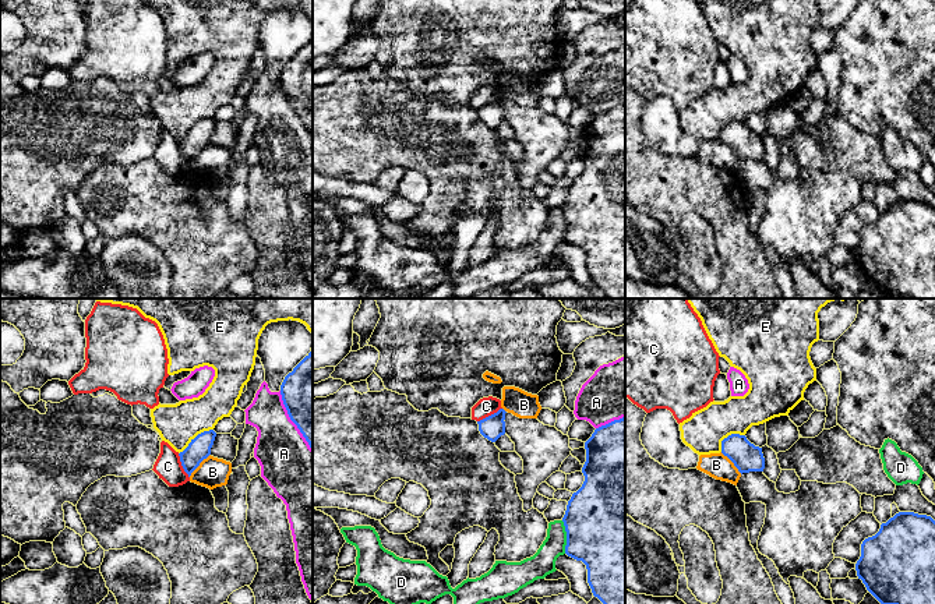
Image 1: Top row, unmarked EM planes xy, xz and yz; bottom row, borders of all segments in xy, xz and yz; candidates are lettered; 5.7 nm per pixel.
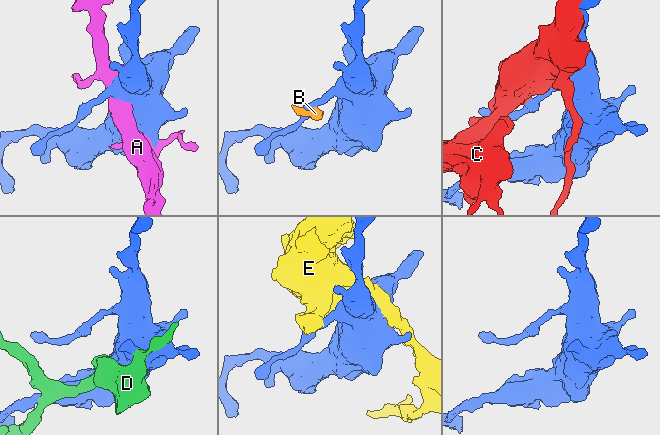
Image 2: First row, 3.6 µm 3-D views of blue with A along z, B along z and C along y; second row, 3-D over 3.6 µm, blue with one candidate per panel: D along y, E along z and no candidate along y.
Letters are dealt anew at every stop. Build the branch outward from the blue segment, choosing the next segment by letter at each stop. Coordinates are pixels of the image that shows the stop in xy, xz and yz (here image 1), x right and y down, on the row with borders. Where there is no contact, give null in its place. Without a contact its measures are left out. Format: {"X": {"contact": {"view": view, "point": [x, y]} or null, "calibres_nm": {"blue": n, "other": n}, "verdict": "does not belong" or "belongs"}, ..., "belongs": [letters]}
{"A": {"contact": {"view": "xy", "point": [290, 419]}, "calibres_nm": {"blue": 340, "other": 320}, "verdict": "does not belong"}, "B": {"contact": {"view": "xy", "point": [198, 465]}, "calibres_nm": {"blue": 130, "other": 170}, "verdict": "does not belong"}, "C": {"contact": {"view": "xz", "point": [489, 416]}, "calibres_nm": {"blue": 140, "other": 110}, "verdict": "does not belong"}, "D": {"contact": {"view": "xz", "point": [567, 537]}, "calibres_nm": {"blue": 500, "other": 140}, "verdict": "does not belong"}, "E": {"contact": {"view": "xy", "point": [196, 437]}, "calibres_nm": {"blue": 130, "other": 240}, "verdict": "does not belong"}, "belongs": []}

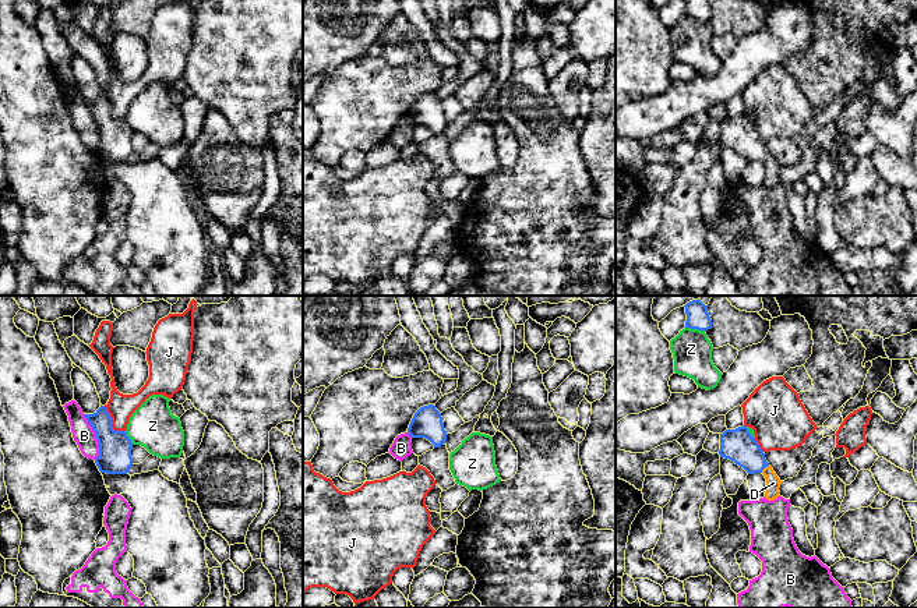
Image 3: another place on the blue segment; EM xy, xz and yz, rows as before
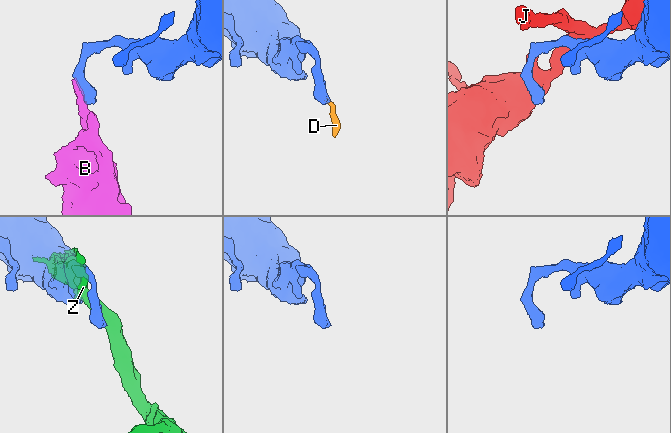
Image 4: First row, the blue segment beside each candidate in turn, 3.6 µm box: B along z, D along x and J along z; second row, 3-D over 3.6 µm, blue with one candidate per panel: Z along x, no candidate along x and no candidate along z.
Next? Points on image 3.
{"B": {"contact": {"view": "xy", "point": [97, 437]}, "calibres_nm": {"blue": 190, "other": 120}, "verdict": "does not belong"}, "D": {"contact": {"view": "yz", "point": [764, 467]}, "calibres_nm": {"blue": 190, "other": 80}, "verdict": "belongs"}, "J": {"contact": {"view": "xy", "point": [110, 423]}, "calibres_nm": {"blue": 190, "other": 150}, "verdict": "does not belong"}, "Z": {"contact": {"view": "yz", "point": [695, 328]}, "calibres_nm": {"blue": 130, "other": 220}, "verdict": "does not belong"}, "belongs": ["D"]}

